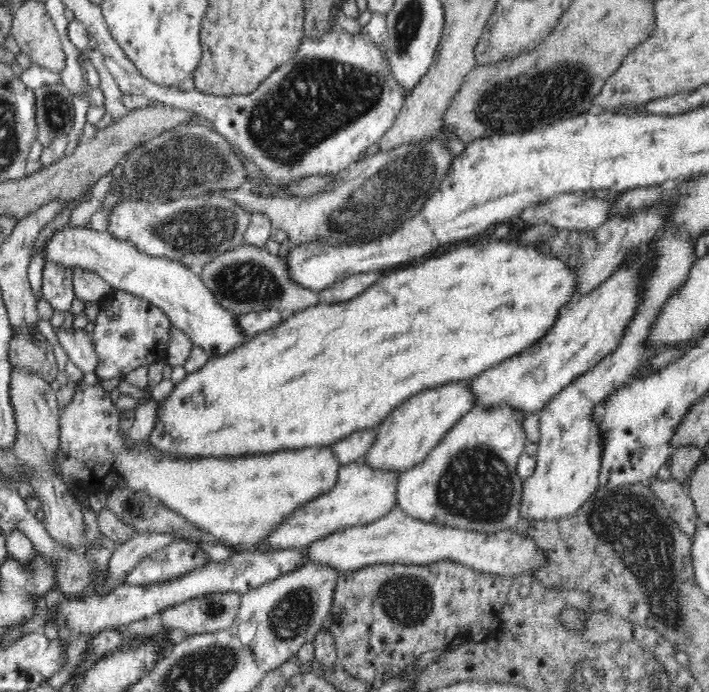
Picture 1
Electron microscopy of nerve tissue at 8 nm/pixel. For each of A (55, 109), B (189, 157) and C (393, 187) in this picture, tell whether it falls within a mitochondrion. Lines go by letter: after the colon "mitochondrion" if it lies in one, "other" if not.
A: mitochondrion
B: mitochondrion
C: mitochondrion

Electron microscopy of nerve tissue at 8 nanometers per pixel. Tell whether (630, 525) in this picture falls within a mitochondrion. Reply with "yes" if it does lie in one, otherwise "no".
yes

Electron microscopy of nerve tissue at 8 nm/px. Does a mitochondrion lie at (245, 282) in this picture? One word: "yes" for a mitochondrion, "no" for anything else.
yes

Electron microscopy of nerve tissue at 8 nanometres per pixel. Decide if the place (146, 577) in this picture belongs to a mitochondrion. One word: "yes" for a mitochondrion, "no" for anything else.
no

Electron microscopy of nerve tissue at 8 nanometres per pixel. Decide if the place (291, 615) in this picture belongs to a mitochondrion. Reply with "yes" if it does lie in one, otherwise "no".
yes

